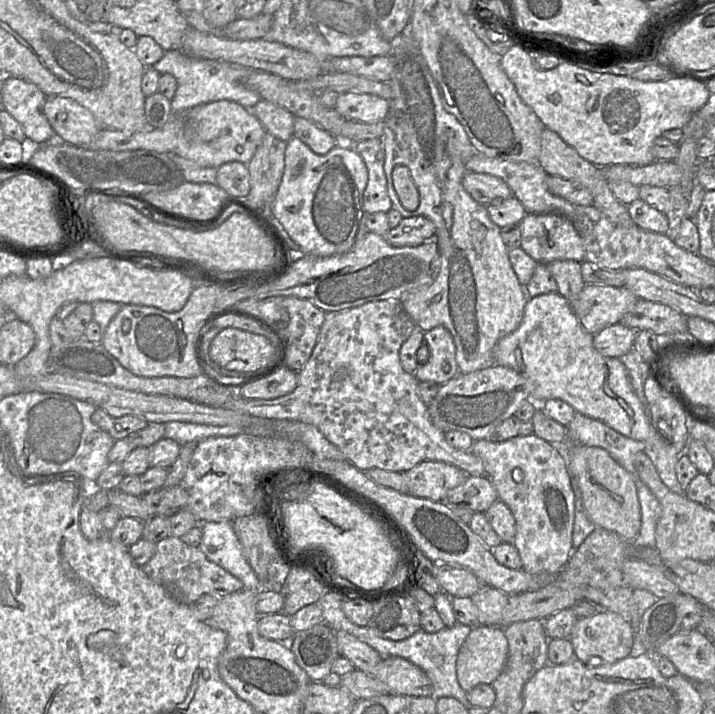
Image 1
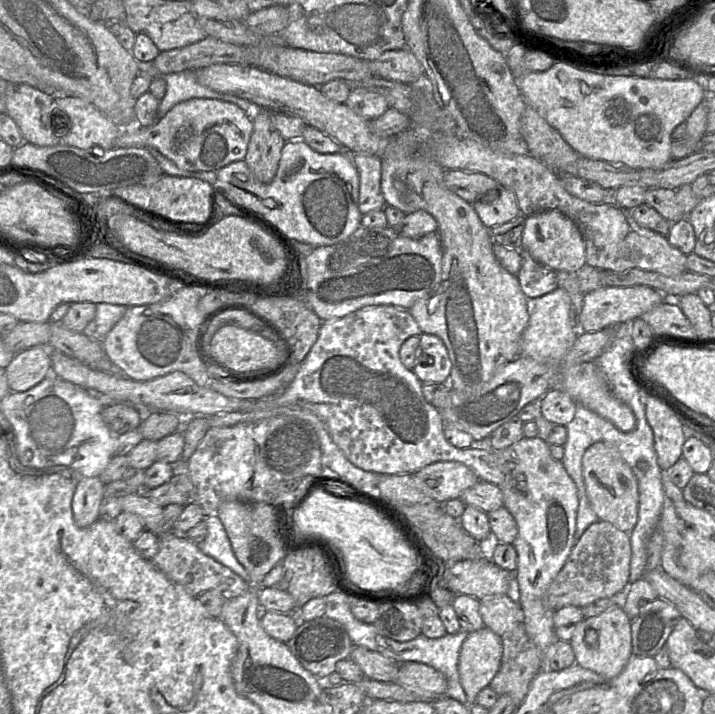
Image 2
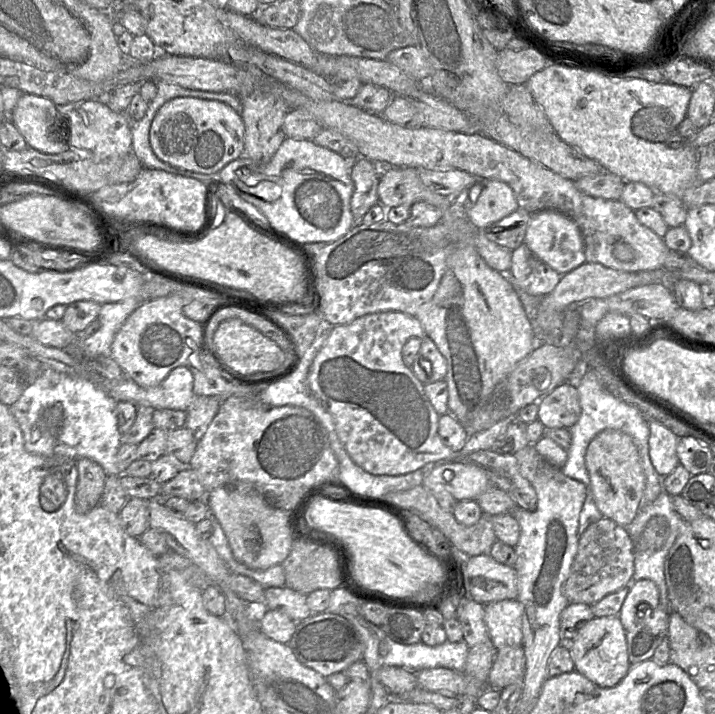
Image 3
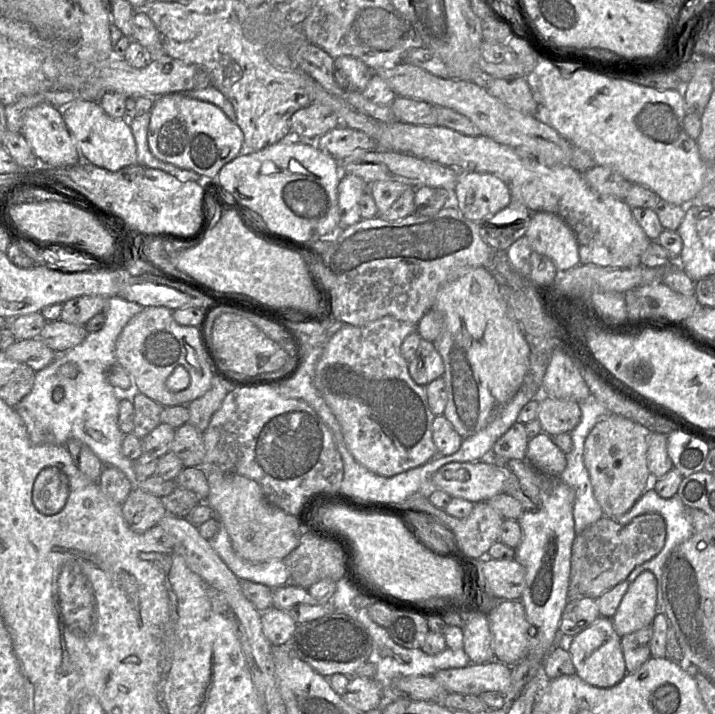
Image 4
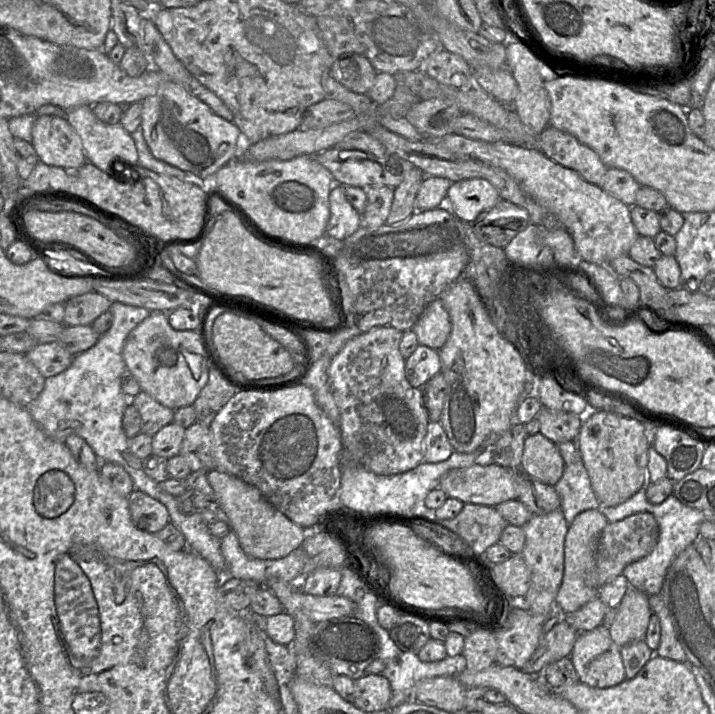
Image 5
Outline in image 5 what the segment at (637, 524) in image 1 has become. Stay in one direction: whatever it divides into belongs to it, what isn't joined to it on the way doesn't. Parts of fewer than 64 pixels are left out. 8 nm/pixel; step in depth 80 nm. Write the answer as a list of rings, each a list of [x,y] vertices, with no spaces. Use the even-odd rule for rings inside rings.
[[[590,406],[579,414],[581,428],[578,448],[590,477],[592,489],[603,506],[617,506],[643,486],[648,464],[650,433],[639,420],[613,412],[590,412]]]

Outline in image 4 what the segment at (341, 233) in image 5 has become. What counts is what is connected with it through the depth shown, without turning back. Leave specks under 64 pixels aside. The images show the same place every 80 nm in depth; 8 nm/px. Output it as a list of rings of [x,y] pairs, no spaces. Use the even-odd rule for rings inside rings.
[[[343,175],[338,185],[338,206],[340,212],[339,230],[360,221],[359,201],[368,192],[369,186],[355,175]]]

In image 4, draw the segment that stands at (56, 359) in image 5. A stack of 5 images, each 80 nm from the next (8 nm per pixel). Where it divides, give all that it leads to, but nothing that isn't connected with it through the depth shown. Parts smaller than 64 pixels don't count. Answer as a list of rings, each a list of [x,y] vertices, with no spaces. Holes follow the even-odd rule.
[[[40,339],[17,340],[4,352],[10,358],[28,365],[35,372],[48,366],[57,356],[57,353]]]

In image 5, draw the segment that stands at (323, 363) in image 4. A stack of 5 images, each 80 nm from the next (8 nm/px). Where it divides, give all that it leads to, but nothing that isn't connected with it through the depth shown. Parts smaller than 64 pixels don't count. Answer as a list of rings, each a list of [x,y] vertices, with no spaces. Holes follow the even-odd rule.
[[[374,327],[368,332],[361,333],[360,335],[348,340],[342,349],[332,359],[328,369],[330,388],[340,412],[340,434],[342,445],[344,451],[348,455],[348,460],[352,460],[353,463],[360,462],[367,469],[378,475],[399,474],[408,471],[423,462],[422,442],[426,435],[427,425],[429,423],[428,411],[424,405],[422,389],[412,387],[405,376],[405,359],[399,350],[399,343],[402,335],[402,331],[393,327]]]

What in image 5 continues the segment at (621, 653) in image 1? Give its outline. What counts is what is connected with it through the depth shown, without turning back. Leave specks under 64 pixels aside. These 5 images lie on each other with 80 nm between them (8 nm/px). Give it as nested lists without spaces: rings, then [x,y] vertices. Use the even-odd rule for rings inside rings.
[[[602,625],[579,633],[569,656],[578,681],[594,688],[609,688],[623,682],[625,671],[620,647]]]

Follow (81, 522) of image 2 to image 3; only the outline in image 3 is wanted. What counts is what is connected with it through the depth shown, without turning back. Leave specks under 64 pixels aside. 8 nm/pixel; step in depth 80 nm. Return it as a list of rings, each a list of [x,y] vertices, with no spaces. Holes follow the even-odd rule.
[[[79,458],[75,462],[78,469],[75,508],[84,514],[99,505],[107,475],[97,462],[89,458]]]

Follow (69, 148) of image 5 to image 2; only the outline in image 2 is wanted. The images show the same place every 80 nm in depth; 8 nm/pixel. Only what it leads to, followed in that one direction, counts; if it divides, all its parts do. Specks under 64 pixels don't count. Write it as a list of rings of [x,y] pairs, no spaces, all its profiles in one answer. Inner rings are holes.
[[[9,84],[6,90],[7,114],[15,121],[24,139],[37,146],[56,146],[64,143],[71,130],[68,115],[55,109],[54,97],[27,84]]]

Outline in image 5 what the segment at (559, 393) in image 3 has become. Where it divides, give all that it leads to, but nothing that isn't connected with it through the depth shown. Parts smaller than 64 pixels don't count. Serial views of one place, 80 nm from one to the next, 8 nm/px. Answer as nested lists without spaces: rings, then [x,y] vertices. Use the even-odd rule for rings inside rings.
[[[542,408],[537,415],[540,433],[555,444],[575,439],[581,428],[579,415]]]

